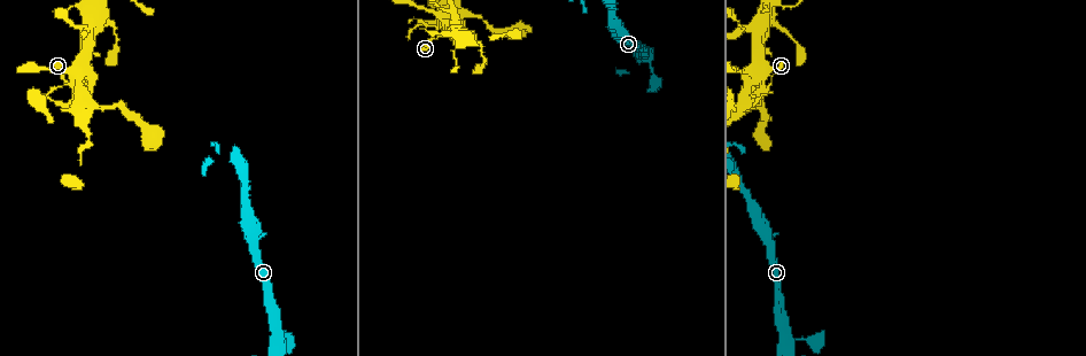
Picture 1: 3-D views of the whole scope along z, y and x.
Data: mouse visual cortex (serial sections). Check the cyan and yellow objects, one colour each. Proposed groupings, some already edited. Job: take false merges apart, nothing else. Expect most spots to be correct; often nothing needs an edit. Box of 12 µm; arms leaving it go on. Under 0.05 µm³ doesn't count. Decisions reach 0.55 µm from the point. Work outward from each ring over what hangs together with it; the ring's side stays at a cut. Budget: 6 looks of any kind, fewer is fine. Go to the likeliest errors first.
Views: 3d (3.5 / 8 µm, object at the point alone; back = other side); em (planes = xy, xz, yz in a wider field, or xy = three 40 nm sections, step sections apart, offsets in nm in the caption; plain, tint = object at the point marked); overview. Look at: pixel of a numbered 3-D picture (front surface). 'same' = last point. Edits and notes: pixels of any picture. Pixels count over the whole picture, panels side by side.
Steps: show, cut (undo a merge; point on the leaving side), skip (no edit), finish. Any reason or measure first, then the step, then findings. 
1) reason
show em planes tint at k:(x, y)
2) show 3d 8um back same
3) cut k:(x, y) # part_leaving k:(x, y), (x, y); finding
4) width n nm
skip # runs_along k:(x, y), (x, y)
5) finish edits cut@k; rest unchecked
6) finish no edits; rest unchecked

looks like a crossing
show 3d 8um at 1:(759, 73)

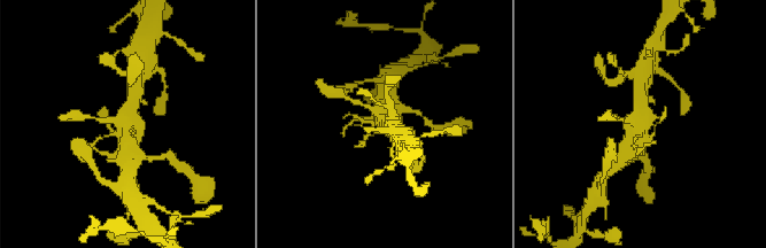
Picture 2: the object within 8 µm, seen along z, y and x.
show em xy step 1 tint at 2:(640, 122)

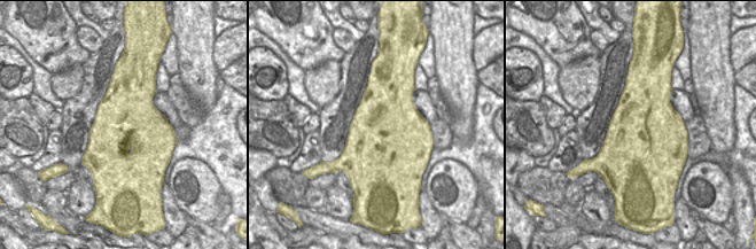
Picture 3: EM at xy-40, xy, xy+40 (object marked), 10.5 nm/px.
skip # runs_along 2:(117, 132), (126, 140), (136, 88); all the same cell

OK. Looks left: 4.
sudden change in width
show 3d 3.5um at 1:(787, 338)

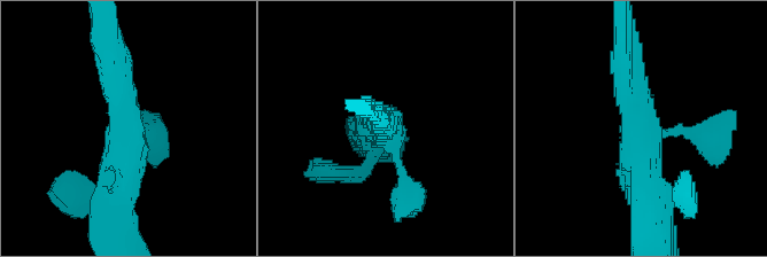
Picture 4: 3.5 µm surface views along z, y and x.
arms 3; arm_widths 200, 300, 350 nm
show em planes tint at 4:(389, 135)

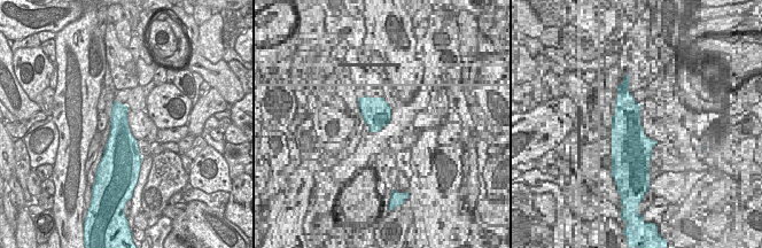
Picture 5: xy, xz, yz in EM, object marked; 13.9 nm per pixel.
width 380 nm
skip # runs_along 4:(113, 67), (130, 134), (123, 170), (98, 180); all the same cell

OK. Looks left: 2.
show 3d 3.5um back at 1:(767, 17)

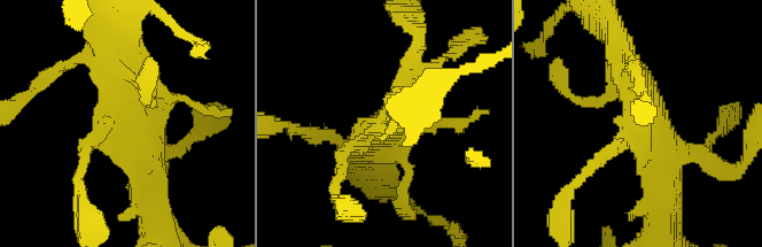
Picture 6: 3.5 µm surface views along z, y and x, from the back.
show em xy step 3 tint at 6:(647, 129)

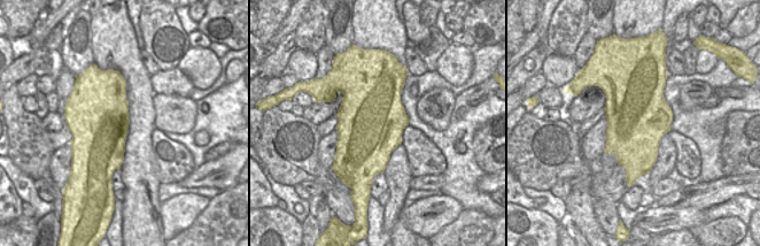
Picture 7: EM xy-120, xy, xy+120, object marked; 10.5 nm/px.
skip # runs_along 6:(661, 200), (643, 94), (611, 94); continuous, no second cell

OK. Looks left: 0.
finish no edits; rest unchecked

